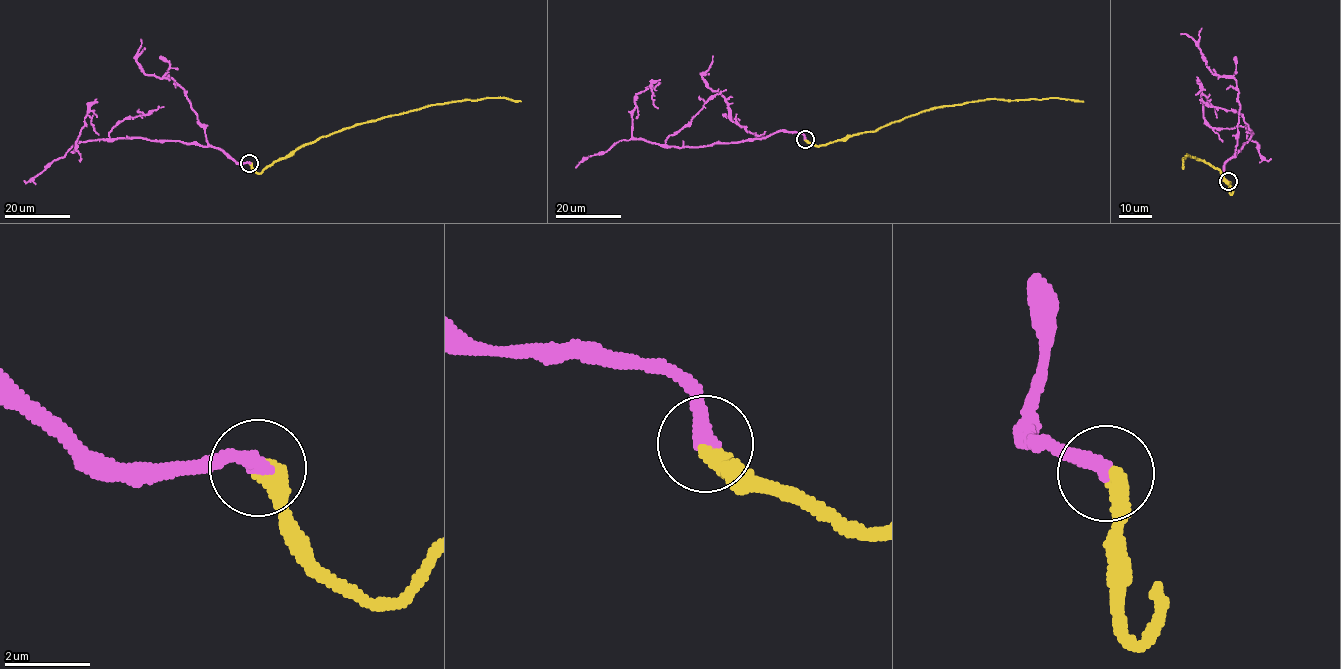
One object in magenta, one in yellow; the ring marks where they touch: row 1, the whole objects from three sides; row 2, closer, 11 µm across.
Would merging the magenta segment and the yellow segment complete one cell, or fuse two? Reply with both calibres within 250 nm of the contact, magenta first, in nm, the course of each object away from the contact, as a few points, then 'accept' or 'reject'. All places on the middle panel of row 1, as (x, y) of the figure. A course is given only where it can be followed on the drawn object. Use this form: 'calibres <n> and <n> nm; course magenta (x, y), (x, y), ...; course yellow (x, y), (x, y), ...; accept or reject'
calibres 400 and 440 nm; course magenta (805, 139), (801, 133), (780, 130), (761, 138), (698, 147), (635, 139), (636, 94), (650, 88), (658, 108); course yellow (805, 139), (825, 145), (876, 130), (923, 111), (968, 102), (1049, 98), (1083, 102); accept

